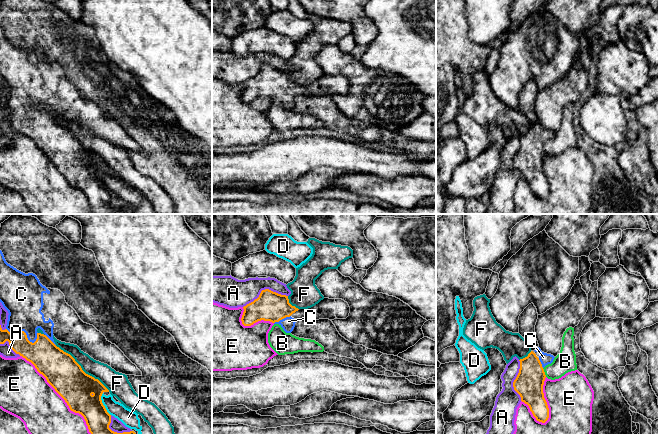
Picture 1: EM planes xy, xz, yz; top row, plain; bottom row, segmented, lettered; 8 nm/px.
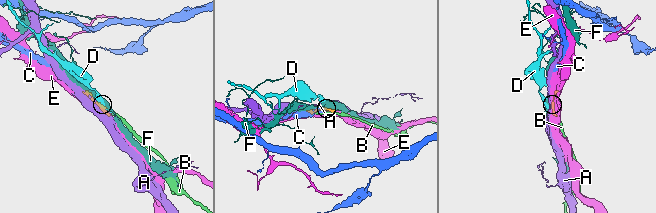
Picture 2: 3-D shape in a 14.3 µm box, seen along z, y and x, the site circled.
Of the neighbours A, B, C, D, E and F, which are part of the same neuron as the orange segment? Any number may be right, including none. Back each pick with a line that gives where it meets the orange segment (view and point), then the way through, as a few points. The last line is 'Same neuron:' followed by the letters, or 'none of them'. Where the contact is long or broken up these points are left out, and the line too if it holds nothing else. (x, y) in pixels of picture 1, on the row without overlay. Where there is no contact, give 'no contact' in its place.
C: contact xy (23, 107)
Same neuron: C

